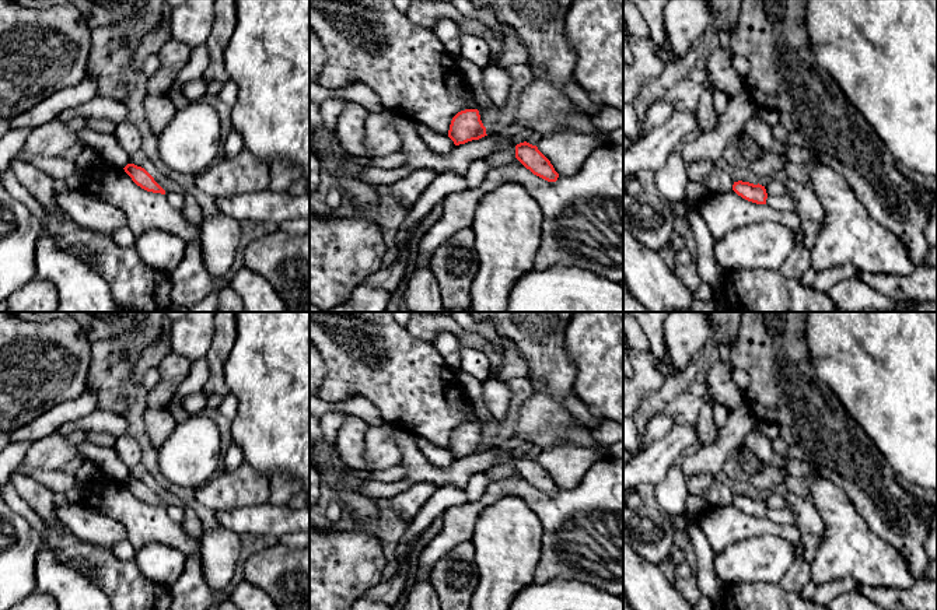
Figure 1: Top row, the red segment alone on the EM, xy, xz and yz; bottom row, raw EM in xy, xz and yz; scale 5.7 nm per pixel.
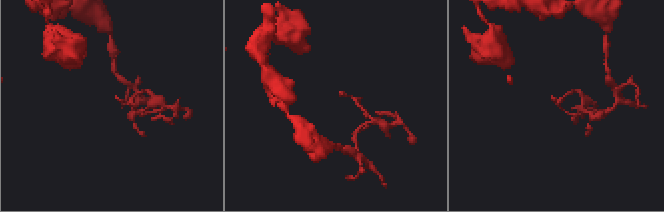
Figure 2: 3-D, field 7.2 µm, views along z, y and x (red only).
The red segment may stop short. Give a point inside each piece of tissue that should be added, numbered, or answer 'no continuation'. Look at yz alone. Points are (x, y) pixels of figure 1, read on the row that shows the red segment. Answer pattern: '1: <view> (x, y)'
no continuation

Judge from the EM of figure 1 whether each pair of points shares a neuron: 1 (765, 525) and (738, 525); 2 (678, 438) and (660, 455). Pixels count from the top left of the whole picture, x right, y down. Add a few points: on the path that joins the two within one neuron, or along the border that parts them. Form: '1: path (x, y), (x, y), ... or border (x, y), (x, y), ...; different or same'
1: path (758, 525), (745, 525); same
2: path (674, 442), (664, 452); same

